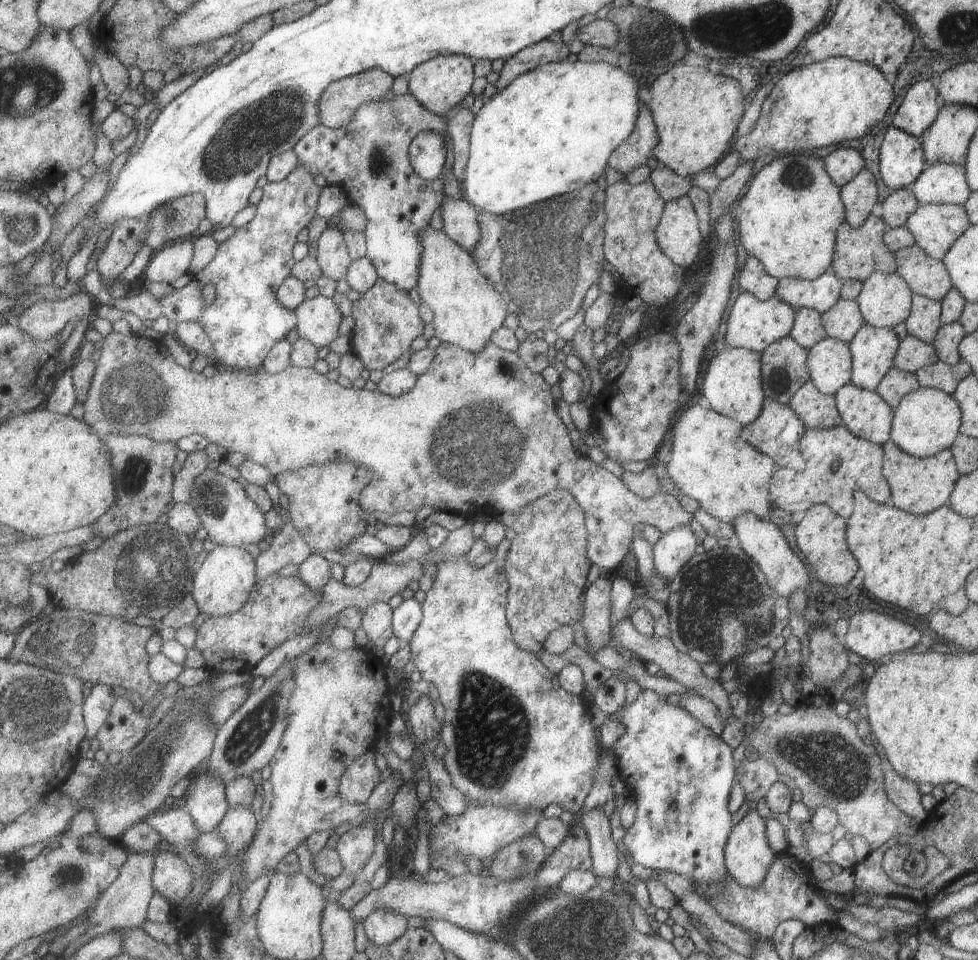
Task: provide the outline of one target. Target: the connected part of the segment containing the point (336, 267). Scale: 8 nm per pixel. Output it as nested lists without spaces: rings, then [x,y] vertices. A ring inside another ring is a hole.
[[[331,226],[321,235],[317,258],[324,276],[336,282],[348,276],[353,260],[341,229]]]

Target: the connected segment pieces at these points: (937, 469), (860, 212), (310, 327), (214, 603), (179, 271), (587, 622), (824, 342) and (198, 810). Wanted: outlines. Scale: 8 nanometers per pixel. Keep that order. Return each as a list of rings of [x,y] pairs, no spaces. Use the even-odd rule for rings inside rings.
[[[889,439],[882,444],[882,473],[890,488],[888,504],[909,514],[927,514],[948,502],[958,477],[950,449],[943,449],[933,456],[917,458],[903,452]]]
[[[865,168],[861,169],[840,188],[840,197],[845,211],[844,221],[851,228],[859,228],[877,202],[873,174]]]
[[[318,295],[307,299],[295,312],[298,316],[299,336],[313,342],[315,346],[329,346],[339,336],[343,314],[335,300]]]
[[[218,544],[198,566],[194,578],[193,594],[200,612],[208,617],[223,617],[241,611],[250,602],[258,583],[255,570],[255,558],[244,547]]]
[[[187,238],[153,253],[143,278],[148,282],[175,282],[183,274],[189,274],[195,251],[194,238]]]
[[[598,577],[584,593],[584,611],[582,626],[587,642],[590,642],[590,652],[609,644],[610,636],[610,590],[612,582]]]
[[[826,336],[808,348],[806,367],[815,388],[822,395],[834,395],[850,382],[852,362],[848,344]]]
[[[209,770],[195,776],[186,808],[203,833],[212,833],[230,811],[225,784]]]

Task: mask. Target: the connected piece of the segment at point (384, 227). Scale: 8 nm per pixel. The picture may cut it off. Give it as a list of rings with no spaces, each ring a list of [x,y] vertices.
[[[407,92],[404,95],[395,95],[390,100],[365,103],[359,107],[358,114],[346,127],[334,129],[321,124],[309,131],[294,148],[300,164],[303,163],[315,176],[323,173],[329,184],[341,184],[351,194],[351,202],[357,203],[367,213],[368,227],[365,234],[368,257],[377,267],[381,278],[396,284],[399,290],[406,293],[417,288],[420,283],[424,248],[418,232],[431,224],[435,210],[446,200],[446,184],[443,178],[445,173],[435,180],[425,180],[416,173],[411,162],[410,146],[415,137],[426,130],[441,132],[445,136],[450,132],[447,115],[431,112],[413,93]]]

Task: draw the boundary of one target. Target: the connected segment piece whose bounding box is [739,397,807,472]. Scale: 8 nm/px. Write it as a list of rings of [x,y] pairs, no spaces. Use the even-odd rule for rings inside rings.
[[[764,397],[759,416],[749,424],[743,425],[739,431],[739,436],[755,450],[770,456],[775,462],[776,468],[785,467],[801,472],[805,468],[805,463],[800,453],[799,439],[806,430],[806,426],[788,404],[779,404],[771,398]]]

